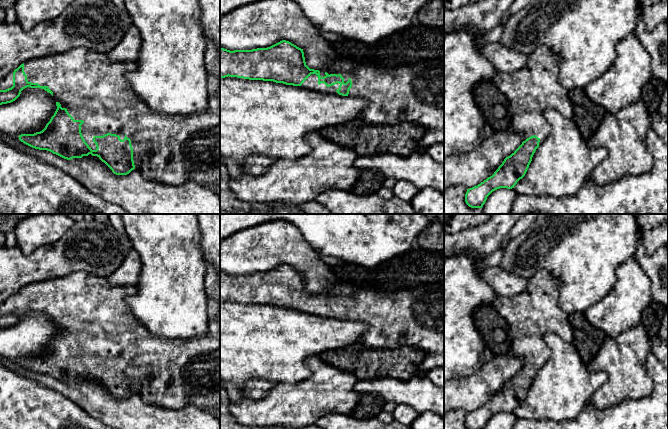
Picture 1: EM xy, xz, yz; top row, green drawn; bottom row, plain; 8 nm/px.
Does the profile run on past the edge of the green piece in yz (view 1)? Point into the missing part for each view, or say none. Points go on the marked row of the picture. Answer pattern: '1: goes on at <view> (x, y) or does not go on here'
1: goes on at yz (534, 88)

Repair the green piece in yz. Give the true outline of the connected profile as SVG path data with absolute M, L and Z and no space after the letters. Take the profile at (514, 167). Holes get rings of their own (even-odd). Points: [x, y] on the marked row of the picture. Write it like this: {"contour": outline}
{"contour": "M539 46L528 56L526 65L513 73L497 71L494 84L497 89L508 99L513 115L510 131L523 136L522 144L508 157L486 180L467 189L465 202L471 208L482 208L487 197L500 188L512 189L522 179L532 161L532 157L544 142L549 133L549 124L543 112L552 108L559 111L564 117L572 119L573 110L569 100L568 90L559 82L560 56L556 55L549 47Z"}

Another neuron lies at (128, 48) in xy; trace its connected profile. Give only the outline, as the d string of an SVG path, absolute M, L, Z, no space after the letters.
M130 26L119 44L107 53L111 62L132 62L136 61L141 46L140 31L134 26Z

